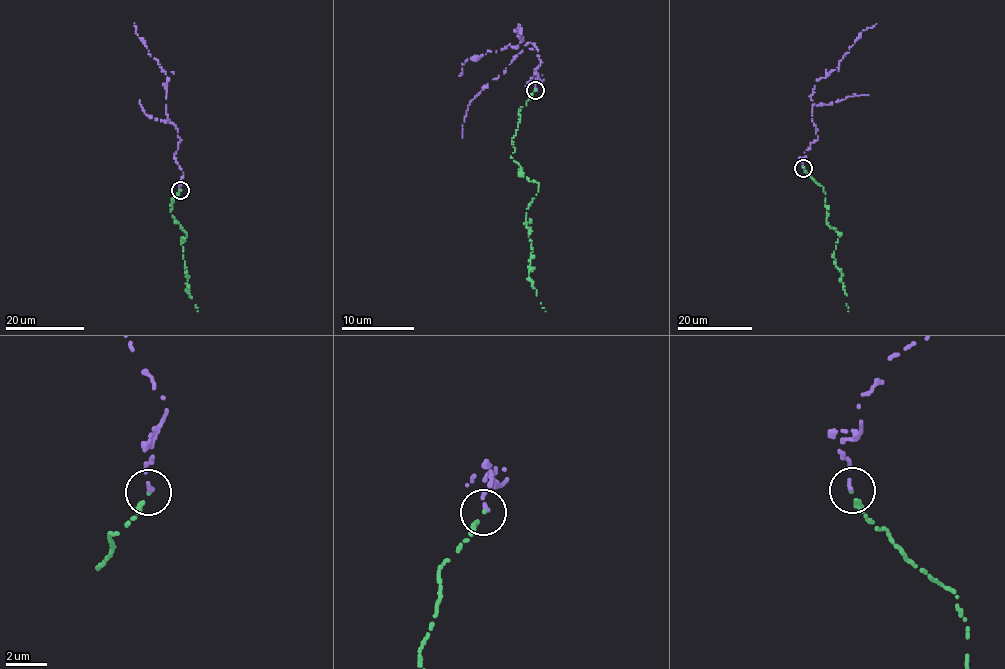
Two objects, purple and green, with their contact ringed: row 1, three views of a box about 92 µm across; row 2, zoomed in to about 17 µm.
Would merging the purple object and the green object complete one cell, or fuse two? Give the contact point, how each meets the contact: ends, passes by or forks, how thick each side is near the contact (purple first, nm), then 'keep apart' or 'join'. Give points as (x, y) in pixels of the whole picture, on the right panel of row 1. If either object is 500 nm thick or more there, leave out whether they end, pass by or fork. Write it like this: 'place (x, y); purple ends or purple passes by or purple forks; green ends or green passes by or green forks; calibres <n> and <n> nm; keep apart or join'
place (803, 168); purple ends; green ends; calibres 170 and 170 nm; keep apart

